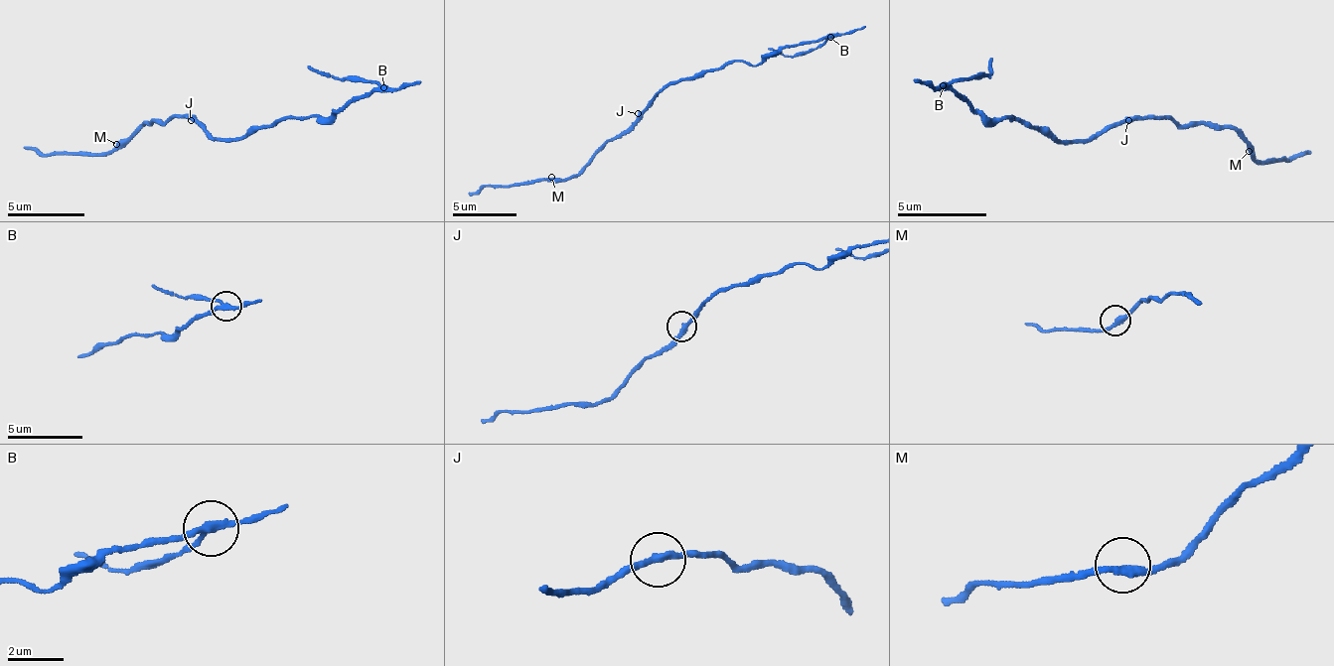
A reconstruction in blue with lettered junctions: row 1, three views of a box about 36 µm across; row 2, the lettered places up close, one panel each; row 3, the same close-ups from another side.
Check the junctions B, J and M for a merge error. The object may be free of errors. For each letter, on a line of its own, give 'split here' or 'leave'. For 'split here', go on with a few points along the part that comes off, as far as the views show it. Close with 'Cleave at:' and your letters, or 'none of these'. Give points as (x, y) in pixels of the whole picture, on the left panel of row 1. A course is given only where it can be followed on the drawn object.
B: split here | (384, 88), (309, 66)
J: leave
M: leave
Cleave at: B

